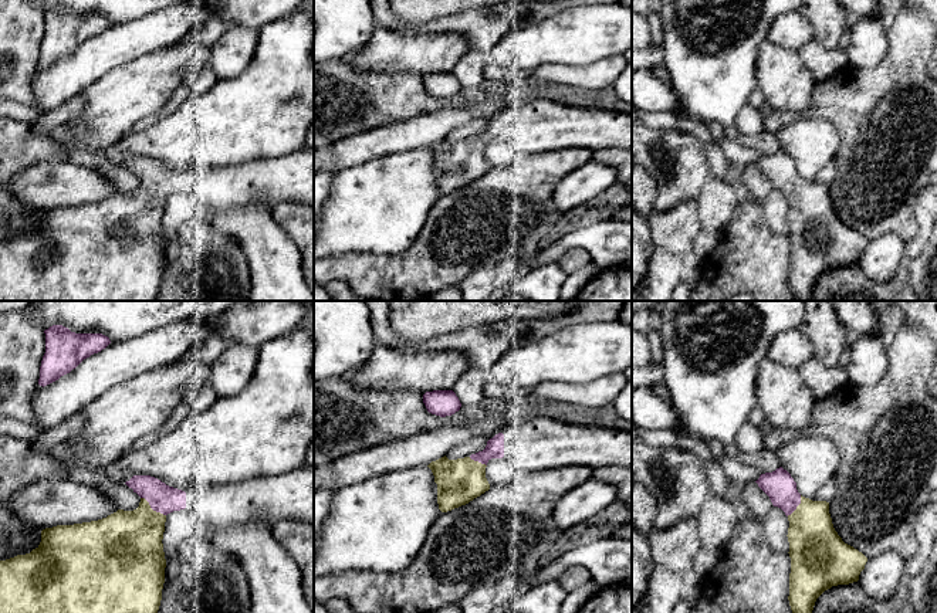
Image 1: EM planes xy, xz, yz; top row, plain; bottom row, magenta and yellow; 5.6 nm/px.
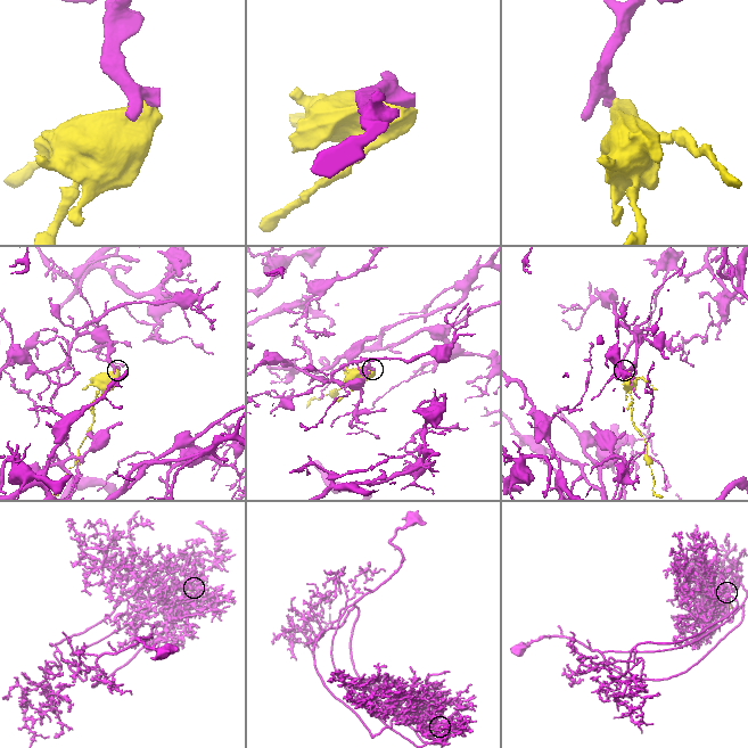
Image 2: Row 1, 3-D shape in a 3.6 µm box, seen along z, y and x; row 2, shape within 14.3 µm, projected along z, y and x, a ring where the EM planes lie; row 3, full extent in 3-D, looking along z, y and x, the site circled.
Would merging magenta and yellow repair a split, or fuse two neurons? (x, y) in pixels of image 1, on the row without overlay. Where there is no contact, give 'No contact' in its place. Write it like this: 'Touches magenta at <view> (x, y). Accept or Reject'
Touches magenta at xy (152, 190). Accept

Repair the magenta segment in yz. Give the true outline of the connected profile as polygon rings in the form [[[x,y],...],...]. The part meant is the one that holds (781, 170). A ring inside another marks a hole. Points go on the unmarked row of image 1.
[[[779,149],[772,155],[761,156],[755,165],[769,179],[772,187],[788,199],[787,219],[791,240],[788,282],[795,301],[811,301],[816,281],[832,268],[857,264],[867,240],[838,217],[829,196],[829,184],[802,179],[787,152]]]

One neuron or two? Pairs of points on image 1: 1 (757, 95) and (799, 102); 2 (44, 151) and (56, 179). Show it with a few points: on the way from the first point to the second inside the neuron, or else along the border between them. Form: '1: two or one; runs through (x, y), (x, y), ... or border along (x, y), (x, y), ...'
1: two; border along (757, 87), (765, 101)
2: two; border along (68, 158), (34, 162), (17, 172)

